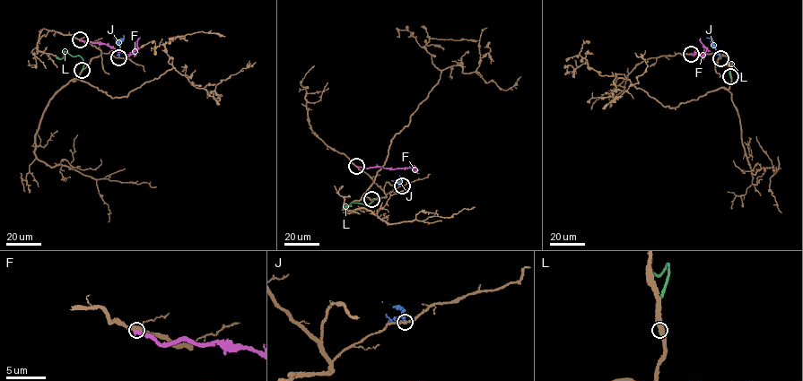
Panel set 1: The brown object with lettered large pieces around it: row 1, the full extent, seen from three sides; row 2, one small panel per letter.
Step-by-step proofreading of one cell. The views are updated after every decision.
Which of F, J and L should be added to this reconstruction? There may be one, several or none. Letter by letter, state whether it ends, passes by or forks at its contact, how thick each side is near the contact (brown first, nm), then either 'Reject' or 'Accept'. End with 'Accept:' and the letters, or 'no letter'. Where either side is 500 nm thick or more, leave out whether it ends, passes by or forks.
F: Thickness 360 nm (brown) against 500 nm. Reject
J: It ends there. Thickness 200 nm (brown) against 240 nm. Reject
L: It ends there. Thickness 320 nm (brown) against 320 nm. Accept
Accept: L

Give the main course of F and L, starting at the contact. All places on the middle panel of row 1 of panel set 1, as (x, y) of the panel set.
F: (357, 166), (411, 168), (414, 171), (415, 166)
L: (371, 199), (366, 204), (352, 203), (351, 206), (343, 206)

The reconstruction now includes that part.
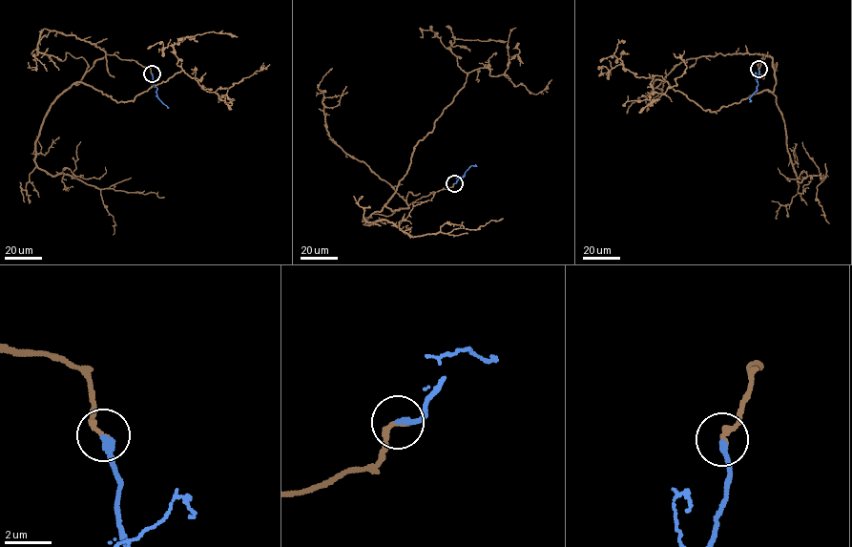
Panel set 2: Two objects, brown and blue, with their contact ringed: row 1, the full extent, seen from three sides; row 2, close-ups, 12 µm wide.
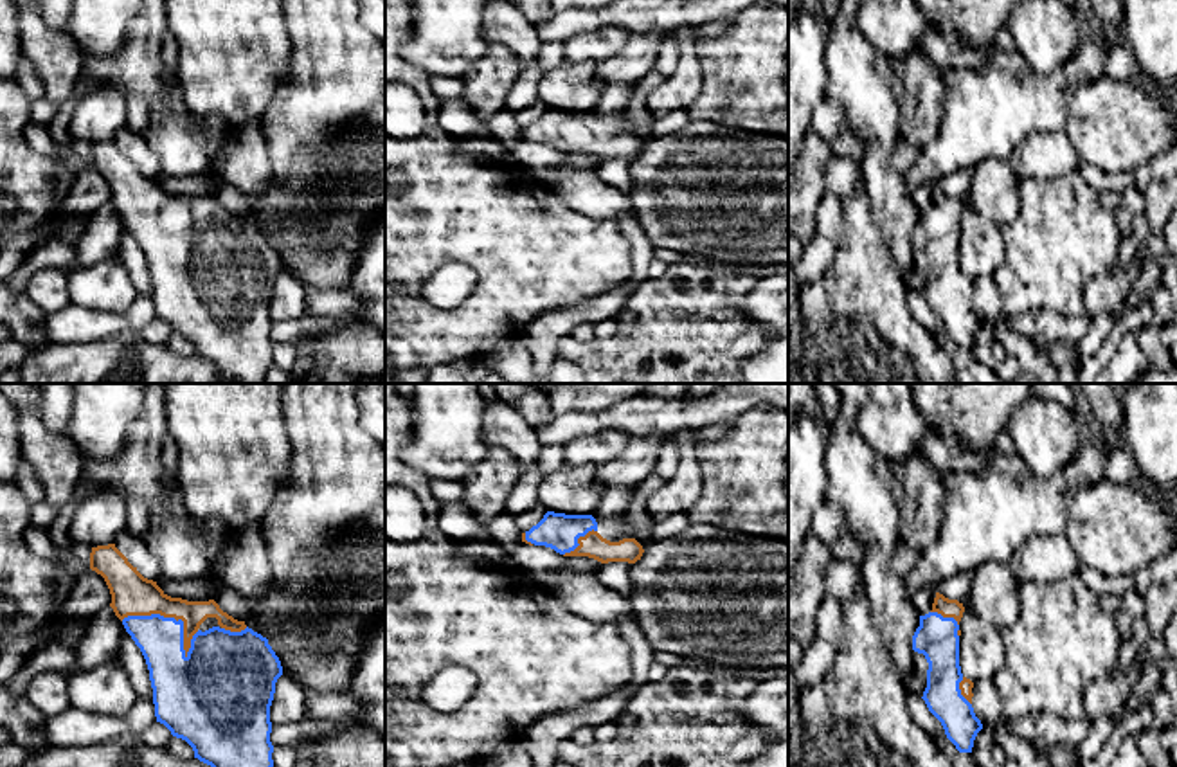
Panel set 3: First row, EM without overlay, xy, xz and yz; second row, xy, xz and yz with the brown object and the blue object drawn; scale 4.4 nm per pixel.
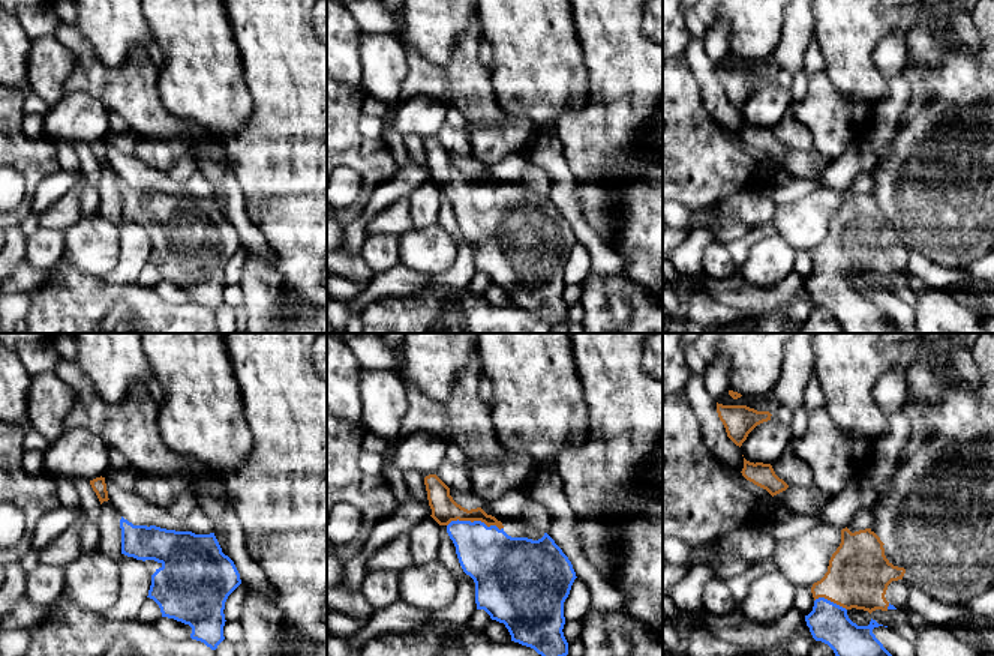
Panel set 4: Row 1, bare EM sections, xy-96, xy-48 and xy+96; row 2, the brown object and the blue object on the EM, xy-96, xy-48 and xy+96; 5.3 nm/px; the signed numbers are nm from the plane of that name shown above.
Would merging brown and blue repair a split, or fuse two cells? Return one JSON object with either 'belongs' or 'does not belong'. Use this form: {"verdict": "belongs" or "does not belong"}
{"verdict": "belongs"}

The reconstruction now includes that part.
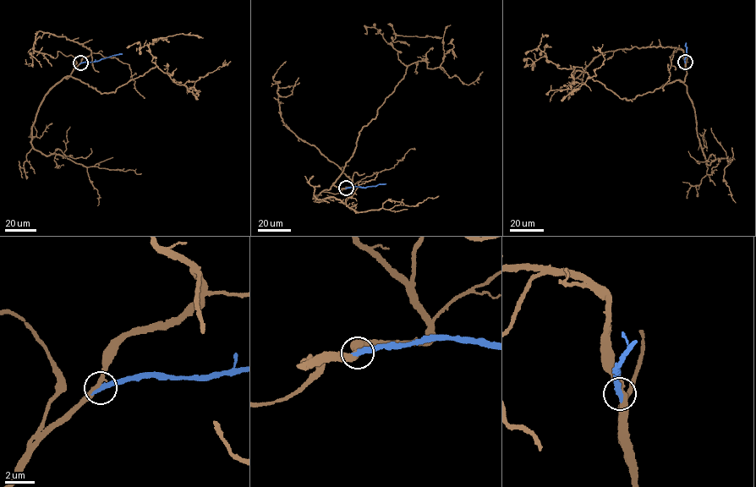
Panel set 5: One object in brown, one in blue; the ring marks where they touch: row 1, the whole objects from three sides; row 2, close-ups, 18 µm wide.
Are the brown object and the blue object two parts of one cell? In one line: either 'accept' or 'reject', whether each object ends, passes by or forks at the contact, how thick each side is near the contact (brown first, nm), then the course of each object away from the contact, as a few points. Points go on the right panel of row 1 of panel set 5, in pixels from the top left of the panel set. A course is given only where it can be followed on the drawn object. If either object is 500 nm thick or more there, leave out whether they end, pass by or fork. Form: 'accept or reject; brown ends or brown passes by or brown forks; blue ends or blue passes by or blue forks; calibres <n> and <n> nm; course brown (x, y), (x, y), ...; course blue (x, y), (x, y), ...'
reject; brown passes by; blue ends; calibres 360 and 400 nm; course brown (685, 62), (684, 80), (632, 101), (587, 72), (576, 70), (574, 80), (584, 84), (605, 59), (593, 46); course blue (685, 62), (686, 42)

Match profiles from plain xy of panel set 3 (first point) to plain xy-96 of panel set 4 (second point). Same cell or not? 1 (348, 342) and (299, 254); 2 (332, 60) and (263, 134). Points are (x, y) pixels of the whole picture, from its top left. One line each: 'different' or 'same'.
1: different
2: same

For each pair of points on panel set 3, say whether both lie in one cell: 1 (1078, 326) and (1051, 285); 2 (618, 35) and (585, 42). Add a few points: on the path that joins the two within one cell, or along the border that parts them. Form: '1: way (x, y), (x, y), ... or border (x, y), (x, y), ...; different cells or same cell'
1: border (1084, 310), (1075, 315), (1030, 314); different cells
2: way (610, 40), (592, 42); same cell

